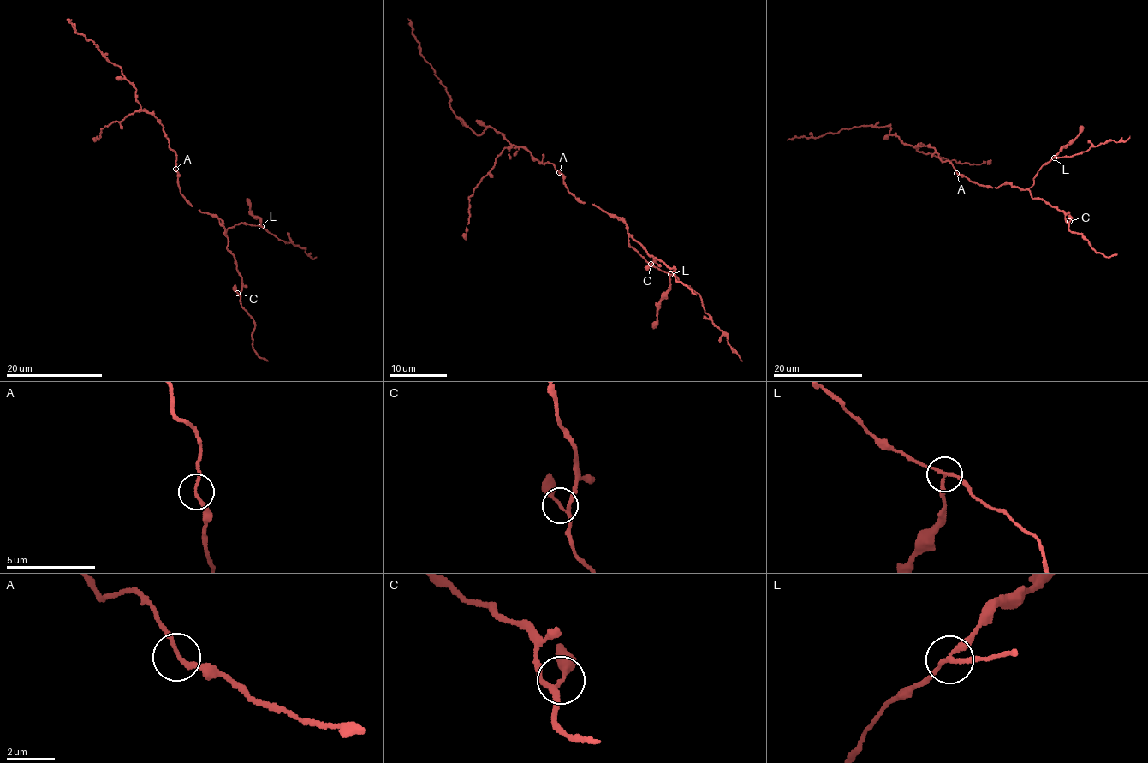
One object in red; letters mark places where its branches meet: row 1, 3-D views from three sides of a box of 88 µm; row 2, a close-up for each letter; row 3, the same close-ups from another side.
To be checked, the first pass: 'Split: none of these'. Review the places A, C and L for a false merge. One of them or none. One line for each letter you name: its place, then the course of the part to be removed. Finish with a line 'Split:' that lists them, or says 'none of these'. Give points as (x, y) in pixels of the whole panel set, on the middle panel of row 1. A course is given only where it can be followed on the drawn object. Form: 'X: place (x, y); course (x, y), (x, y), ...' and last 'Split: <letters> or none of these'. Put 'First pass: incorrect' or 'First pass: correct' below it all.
L: place (670, 274); course (669, 275), (670, 289), (659, 301), (653, 328)
Split: L
First pass: incorrect

